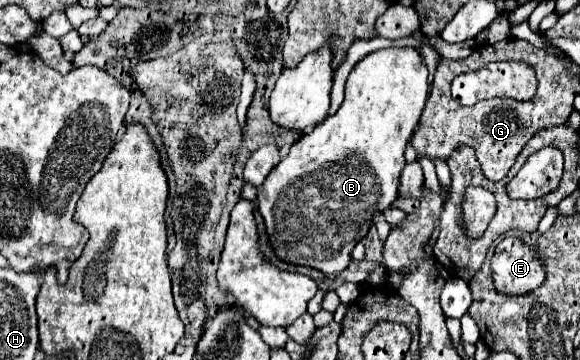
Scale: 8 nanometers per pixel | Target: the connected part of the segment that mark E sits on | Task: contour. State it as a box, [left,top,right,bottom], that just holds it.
[491,238,545,296]

